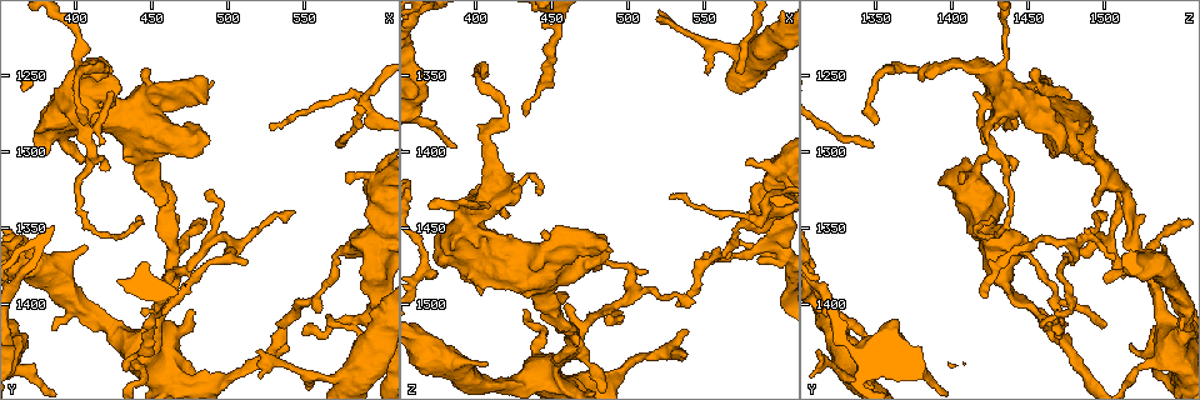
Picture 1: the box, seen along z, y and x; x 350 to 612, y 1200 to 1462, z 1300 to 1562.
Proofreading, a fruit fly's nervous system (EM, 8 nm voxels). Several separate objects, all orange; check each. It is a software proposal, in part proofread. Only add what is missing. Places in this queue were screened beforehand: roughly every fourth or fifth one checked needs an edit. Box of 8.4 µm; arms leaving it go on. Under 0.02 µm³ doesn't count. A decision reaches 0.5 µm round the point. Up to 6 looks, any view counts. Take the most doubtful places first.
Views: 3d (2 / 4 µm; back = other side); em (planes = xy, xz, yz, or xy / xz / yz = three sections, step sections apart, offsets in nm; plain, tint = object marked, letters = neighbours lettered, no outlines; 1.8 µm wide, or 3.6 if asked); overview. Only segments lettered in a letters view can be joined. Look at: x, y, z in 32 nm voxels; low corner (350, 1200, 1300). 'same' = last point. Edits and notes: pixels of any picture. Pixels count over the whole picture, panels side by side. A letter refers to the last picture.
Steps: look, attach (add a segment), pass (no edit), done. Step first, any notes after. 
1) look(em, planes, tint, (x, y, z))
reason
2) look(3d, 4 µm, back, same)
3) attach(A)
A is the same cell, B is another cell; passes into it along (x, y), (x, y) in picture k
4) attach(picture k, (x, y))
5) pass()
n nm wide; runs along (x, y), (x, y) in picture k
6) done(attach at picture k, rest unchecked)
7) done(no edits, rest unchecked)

look(3d, 4 µm, back, (532, 1412, 1502))
free end

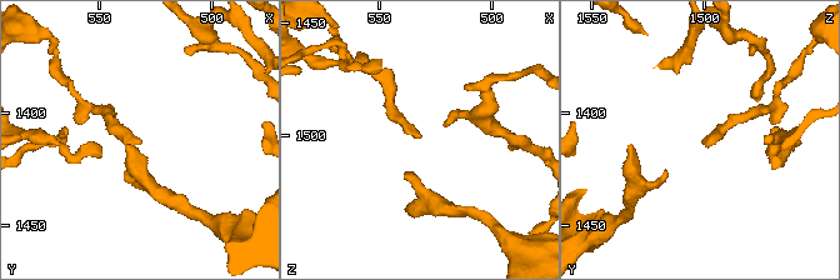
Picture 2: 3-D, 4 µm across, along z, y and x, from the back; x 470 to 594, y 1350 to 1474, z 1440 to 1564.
look(em, planes, tint, (532, 1413, 1501))

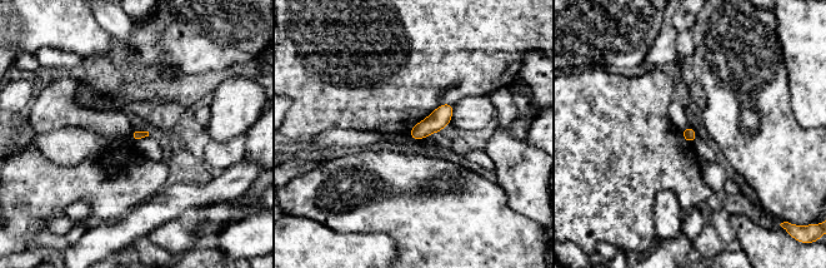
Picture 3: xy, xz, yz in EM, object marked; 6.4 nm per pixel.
look(em, planes, letters, same)

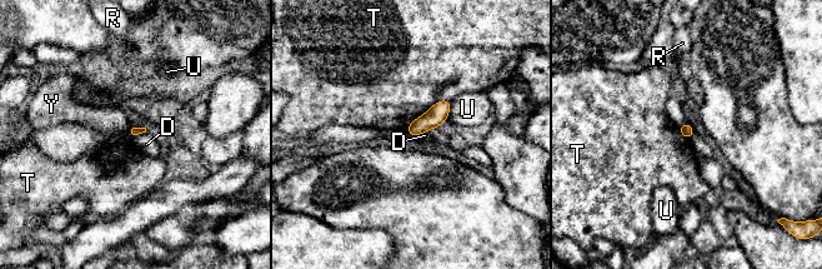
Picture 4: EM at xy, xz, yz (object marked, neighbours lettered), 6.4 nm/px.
pass()
D, R, T, U and Y are other cells; border along (130, 126), (126, 131) in picture 4; no lettered segment goes on from it

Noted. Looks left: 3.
look(em, planes, letters, (434, 1440, 1376))
long arm stops here

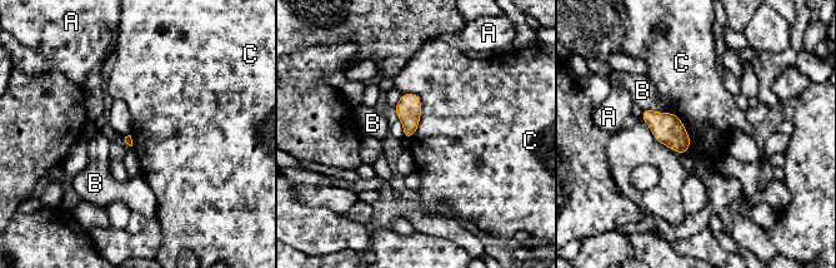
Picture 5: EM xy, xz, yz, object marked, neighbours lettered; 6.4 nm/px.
pass()
A, B and C are other cells; none of them fits

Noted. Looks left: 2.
look(em, xy, step 8, plain, (406, 1280, 1348))
tapers out

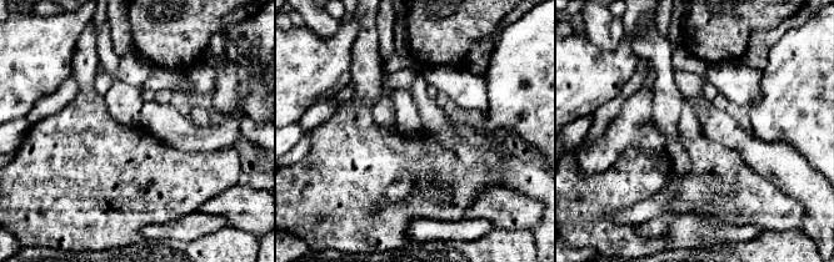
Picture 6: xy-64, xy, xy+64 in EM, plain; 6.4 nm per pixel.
look(em, xy, step 8, letters, same)

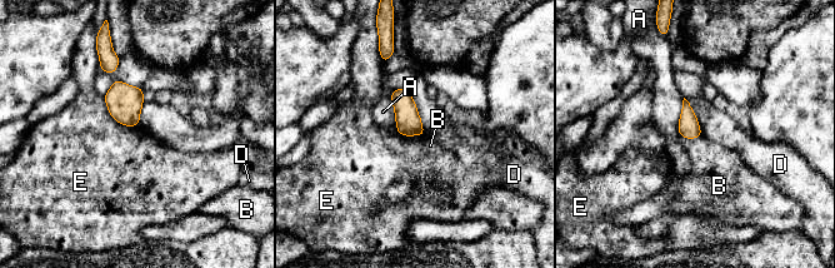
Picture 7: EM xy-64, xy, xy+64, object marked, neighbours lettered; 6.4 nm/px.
pass()
A, B, D and E are other cells; border along (103, 97), (119, 123), (139, 125) in picture 7; none of them fits

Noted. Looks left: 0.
done(no edits, rest unchecked)

